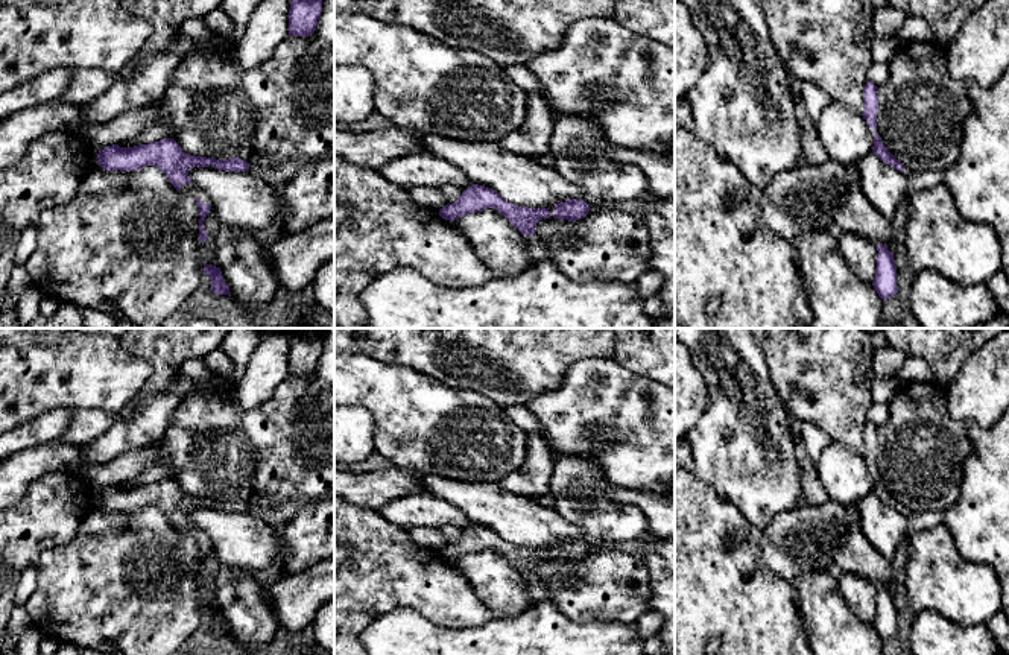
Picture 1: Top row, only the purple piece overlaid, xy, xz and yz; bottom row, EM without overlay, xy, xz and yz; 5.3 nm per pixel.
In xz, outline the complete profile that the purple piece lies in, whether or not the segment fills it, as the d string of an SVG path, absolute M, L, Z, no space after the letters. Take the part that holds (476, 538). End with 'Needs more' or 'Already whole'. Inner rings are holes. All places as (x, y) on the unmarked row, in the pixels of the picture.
M473 524L462 532L454 544L447 544L439 550L445 561L456 561L470 553L483 552L485 549L498 550L523 576L527 584L527 596L535 603L550 600L550 587L535 574L535 567L542 559L579 561L590 553L590 544L582 540L567 540L550 549L518 547L503 540L497 532L485 526Z. Needs more

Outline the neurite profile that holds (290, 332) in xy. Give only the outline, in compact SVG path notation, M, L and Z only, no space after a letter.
M258 328L260 331L281 331L289 337L322 337L328 328Z

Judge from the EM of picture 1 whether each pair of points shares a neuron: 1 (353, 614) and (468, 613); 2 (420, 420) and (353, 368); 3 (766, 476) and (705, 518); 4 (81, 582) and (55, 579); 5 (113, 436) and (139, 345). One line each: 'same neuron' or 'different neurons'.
1: same neuron
2: same neuron
3: different neurons
4: same neuron
5: same neuron

